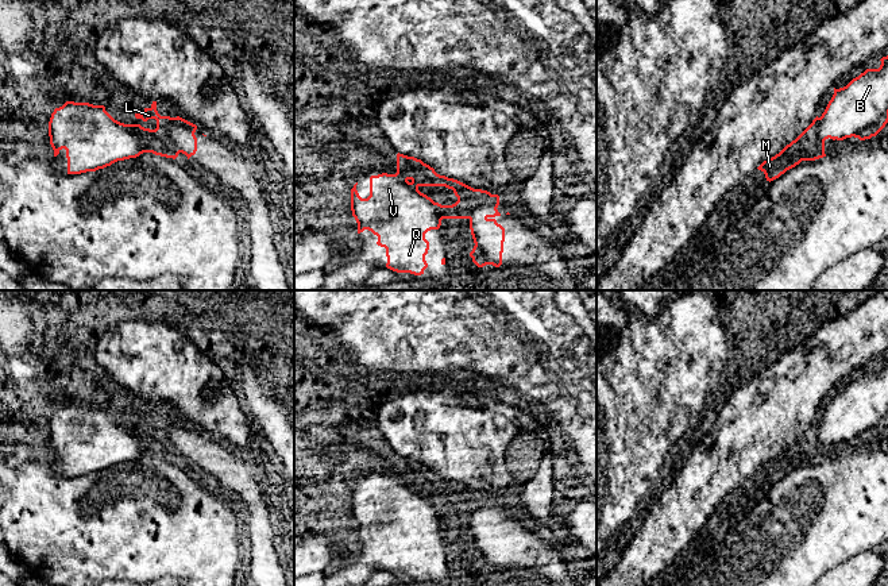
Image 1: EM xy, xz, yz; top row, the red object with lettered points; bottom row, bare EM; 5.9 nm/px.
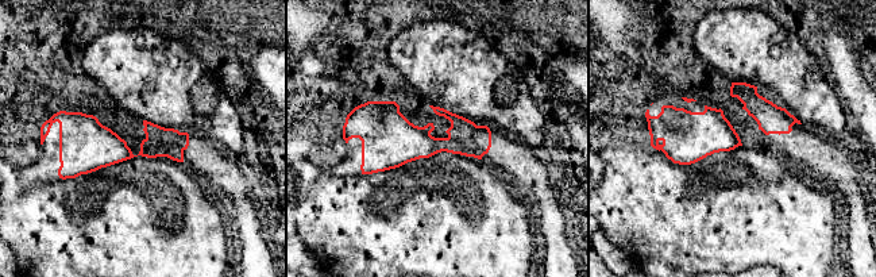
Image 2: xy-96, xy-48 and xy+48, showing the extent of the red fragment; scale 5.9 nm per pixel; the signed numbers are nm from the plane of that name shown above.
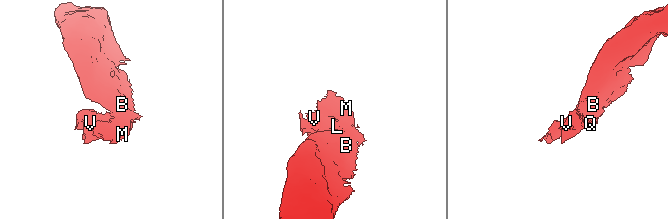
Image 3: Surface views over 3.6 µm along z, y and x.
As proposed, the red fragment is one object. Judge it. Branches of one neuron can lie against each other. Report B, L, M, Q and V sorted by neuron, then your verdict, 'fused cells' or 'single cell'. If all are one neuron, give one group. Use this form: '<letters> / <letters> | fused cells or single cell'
B / L M Q V | fused cells

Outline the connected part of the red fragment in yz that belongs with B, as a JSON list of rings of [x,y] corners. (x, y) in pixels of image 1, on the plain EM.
[[[888,358],[883,359],[879,371],[866,371],[853,381],[846,389],[835,392],[819,424],[819,440],[843,443],[858,440],[860,443],[876,439],[888,425]]]

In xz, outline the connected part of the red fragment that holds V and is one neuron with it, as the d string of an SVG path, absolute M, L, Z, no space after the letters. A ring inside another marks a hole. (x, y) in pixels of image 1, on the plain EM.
M397 456L397 475L382 475L370 479L370 498L362 501L356 493L358 485L351 491L351 513L358 525L358 536L364 532L378 539L377 547L386 551L386 570L397 575L424 577L428 570L425 558L429 544L425 536L439 532L443 521L470 521L471 516L493 497L487 493L474 491L457 482L440 478L421 462ZM420 489L445 489L452 491L457 504L441 508L418 493Z

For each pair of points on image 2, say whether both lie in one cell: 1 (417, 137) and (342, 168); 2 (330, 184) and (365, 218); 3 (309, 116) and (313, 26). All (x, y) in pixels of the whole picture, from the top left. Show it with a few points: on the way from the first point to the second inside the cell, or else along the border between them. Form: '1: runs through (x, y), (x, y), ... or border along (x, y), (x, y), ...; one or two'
1: runs through (398, 141), (379, 141), (361, 158); one
2: runs through (338, 192), (357, 211); one
3: runs through (309, 93), (309, 49); one

